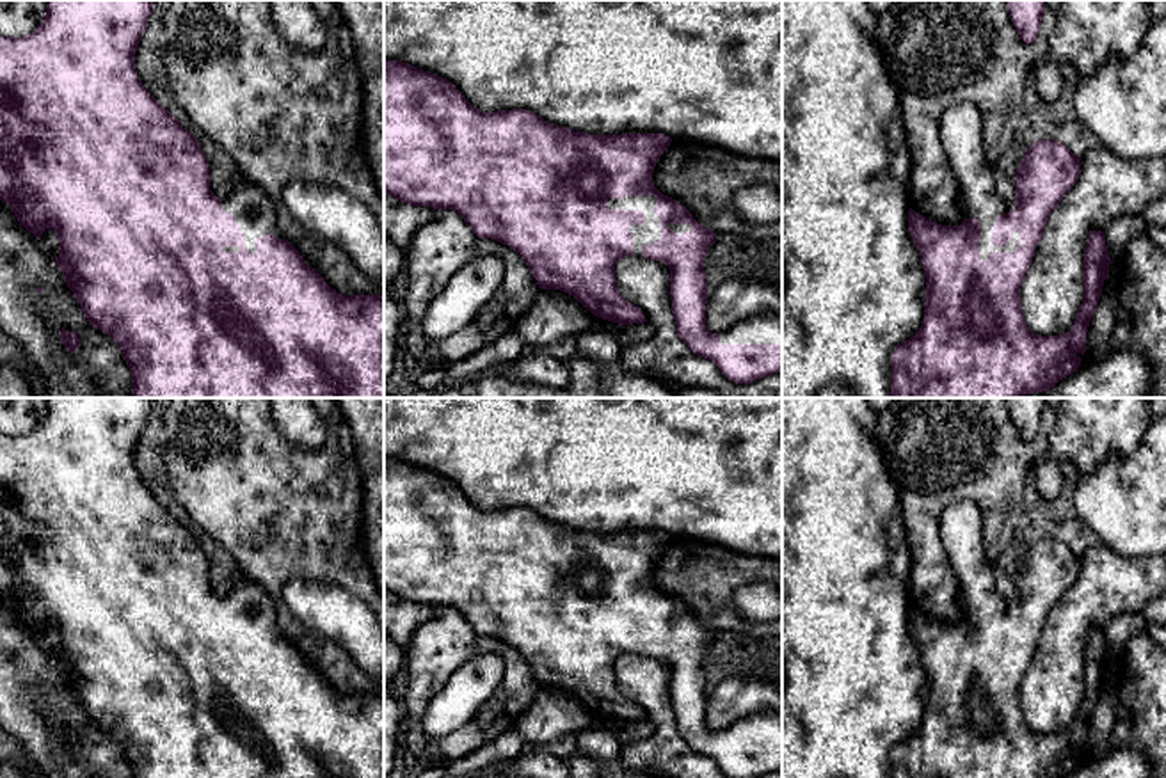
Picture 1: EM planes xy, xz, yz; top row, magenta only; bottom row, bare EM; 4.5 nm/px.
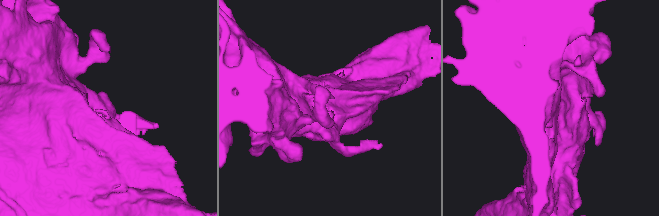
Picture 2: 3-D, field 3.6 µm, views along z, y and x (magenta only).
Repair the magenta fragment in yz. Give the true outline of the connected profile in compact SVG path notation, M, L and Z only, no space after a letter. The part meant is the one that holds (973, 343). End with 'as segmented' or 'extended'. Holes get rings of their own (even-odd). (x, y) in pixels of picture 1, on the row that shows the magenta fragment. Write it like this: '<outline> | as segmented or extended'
M954 103L942 114L940 139L958 178L965 218L960 226L942 226L908 210L908 233L926 277L926 302L919 332L892 352L890 398L1024 398L1043 393L1081 366L1086 332L1113 263L1104 231L1091 231L1082 259L1084 300L1072 330L1038 336L1026 325L1020 286L1050 213L1081 176L1081 156L1058 140L1034 142L1017 167L1017 197L1010 202L995 192L972 105Z | extended

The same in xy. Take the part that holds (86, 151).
M48 0L46 14L34 32L23 37L0 36L0 201L11 206L16 220L37 240L46 229L57 233L59 256L55 258L55 265L62 272L68 288L73 291L89 323L121 346L124 361L132 371L132 398L384 398L384 297L348 297L332 290L281 234L277 227L277 204L256 185L235 179L233 190L226 197L217 197L210 190L210 163L199 140L183 128L139 80L135 71L135 53L139 41L148 28L155 2L156 0Z | extended

